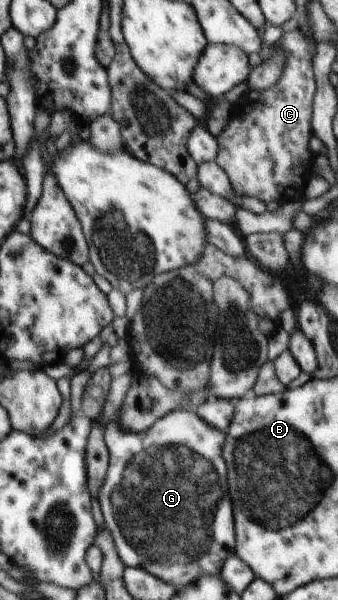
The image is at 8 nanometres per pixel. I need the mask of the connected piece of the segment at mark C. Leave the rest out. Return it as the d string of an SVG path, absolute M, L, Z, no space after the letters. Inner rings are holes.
M299 29L284 31L273 46L260 53L261 59L274 55L278 45L286 55L282 77L264 91L250 88L235 102L231 120L215 137L220 153L215 163L228 175L238 196L254 197L266 204L278 201L281 205L303 200L308 182L314 176L315 154L309 142L313 137L310 121L316 93L312 59L317 43Z

